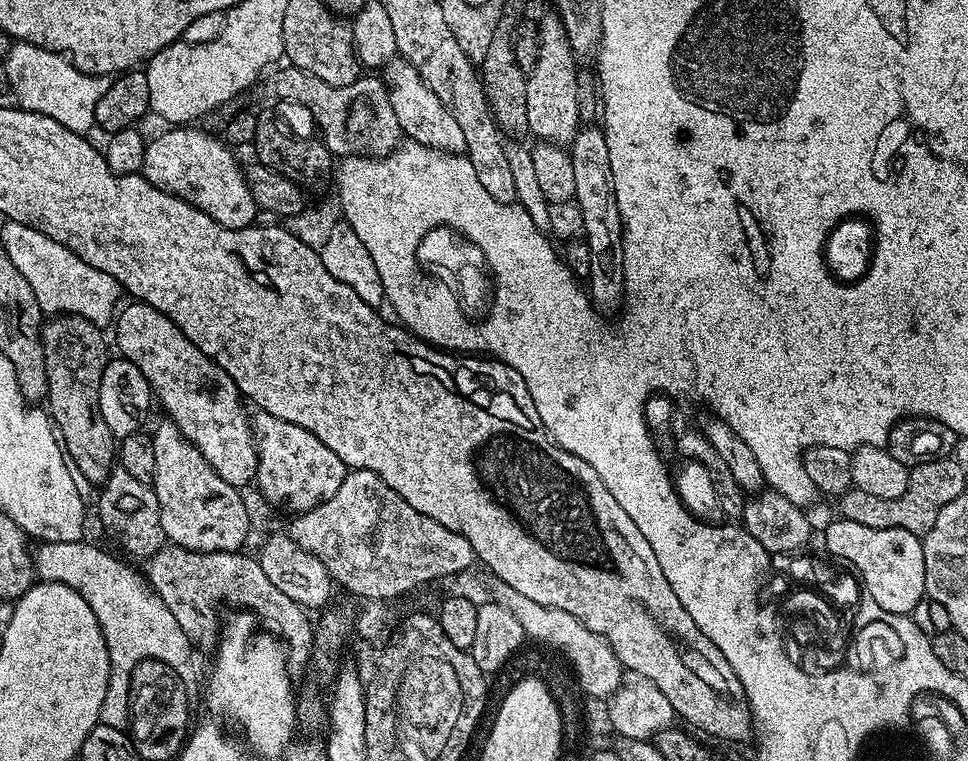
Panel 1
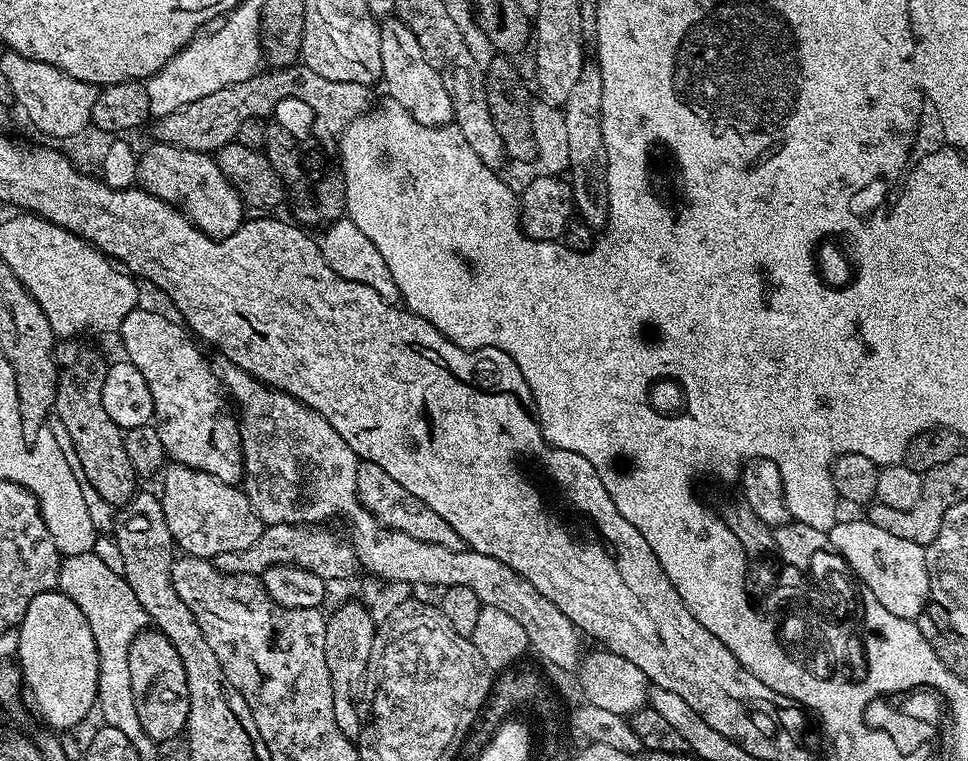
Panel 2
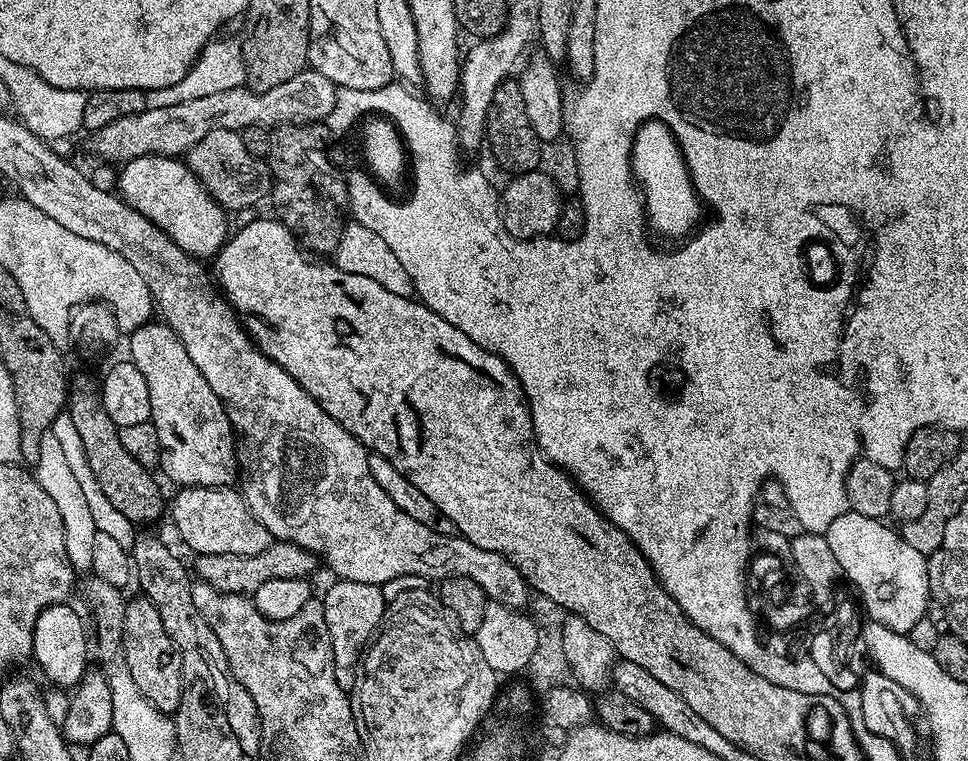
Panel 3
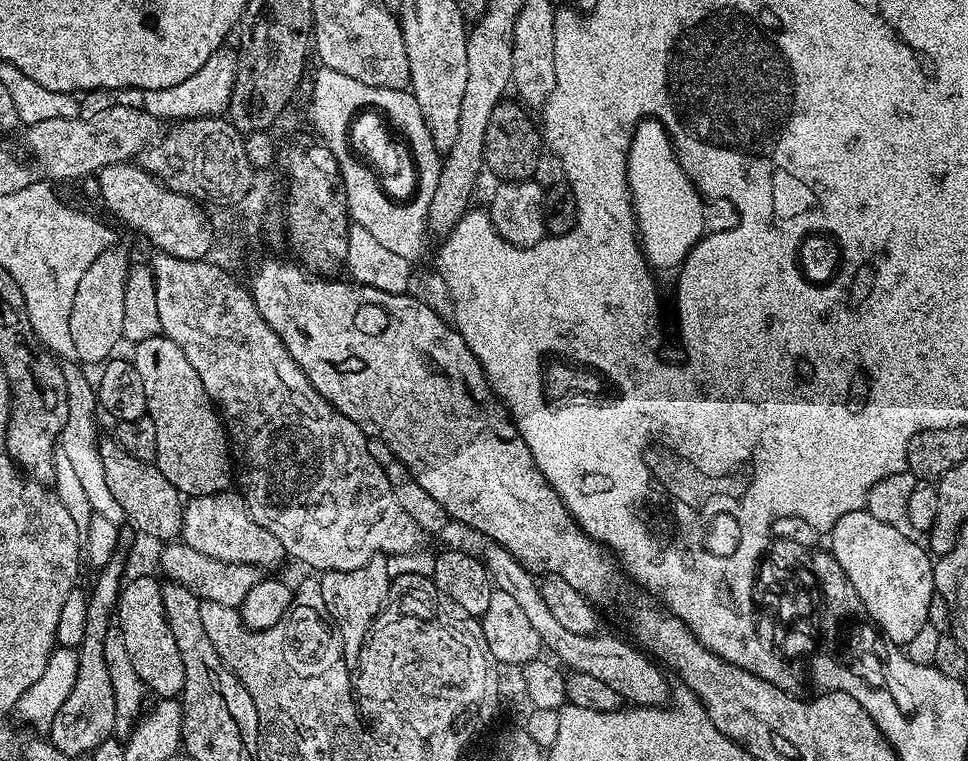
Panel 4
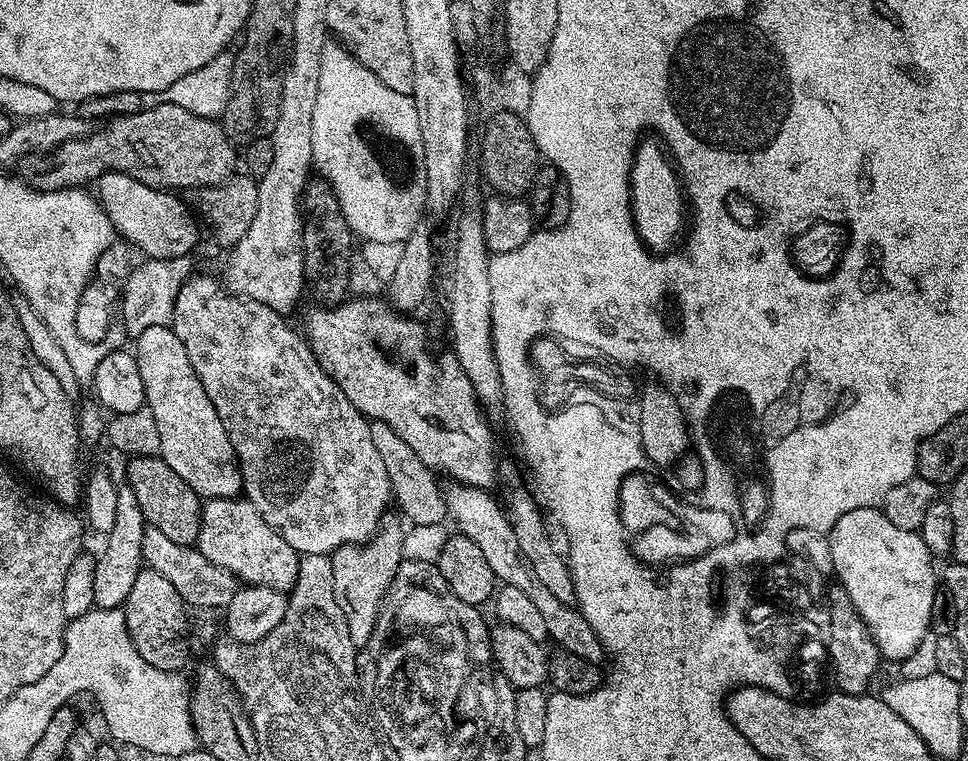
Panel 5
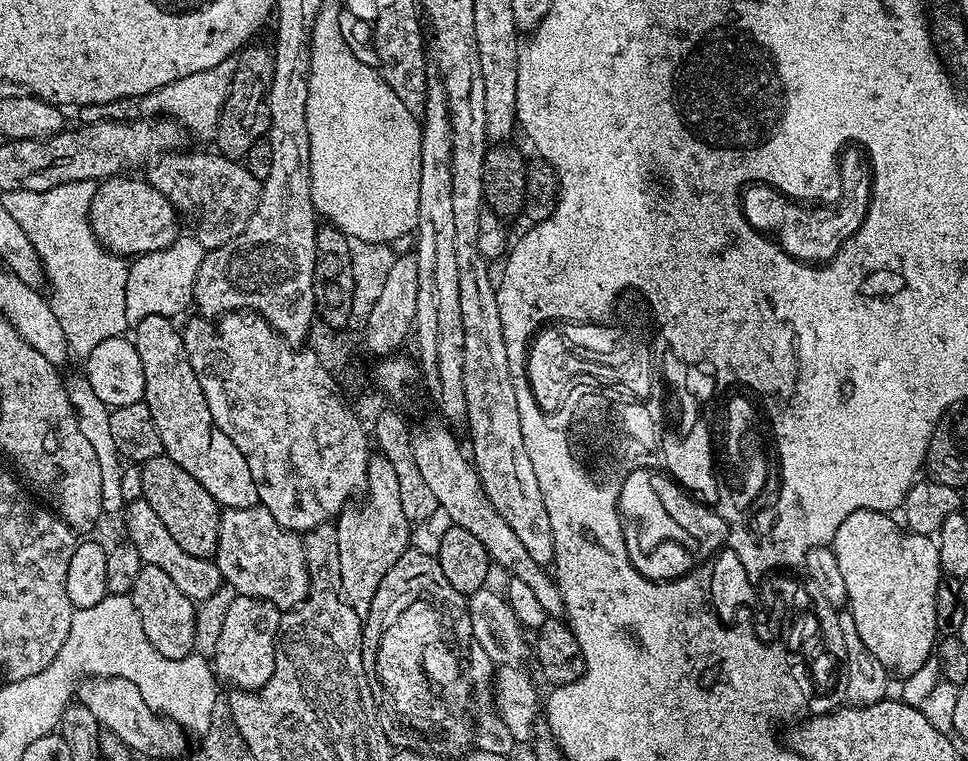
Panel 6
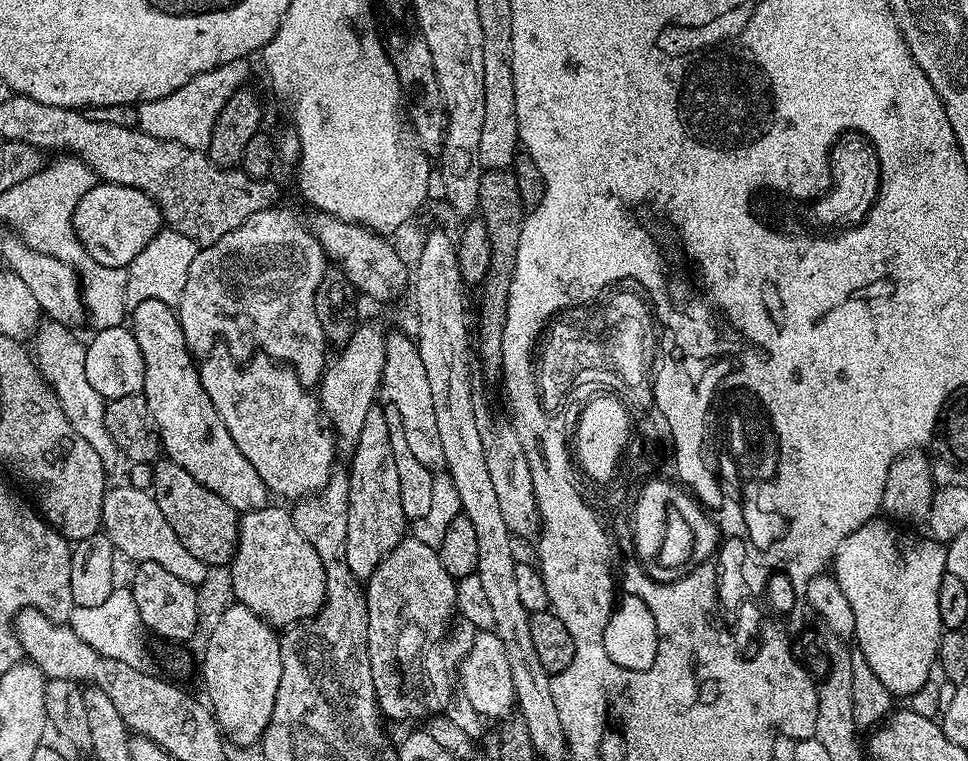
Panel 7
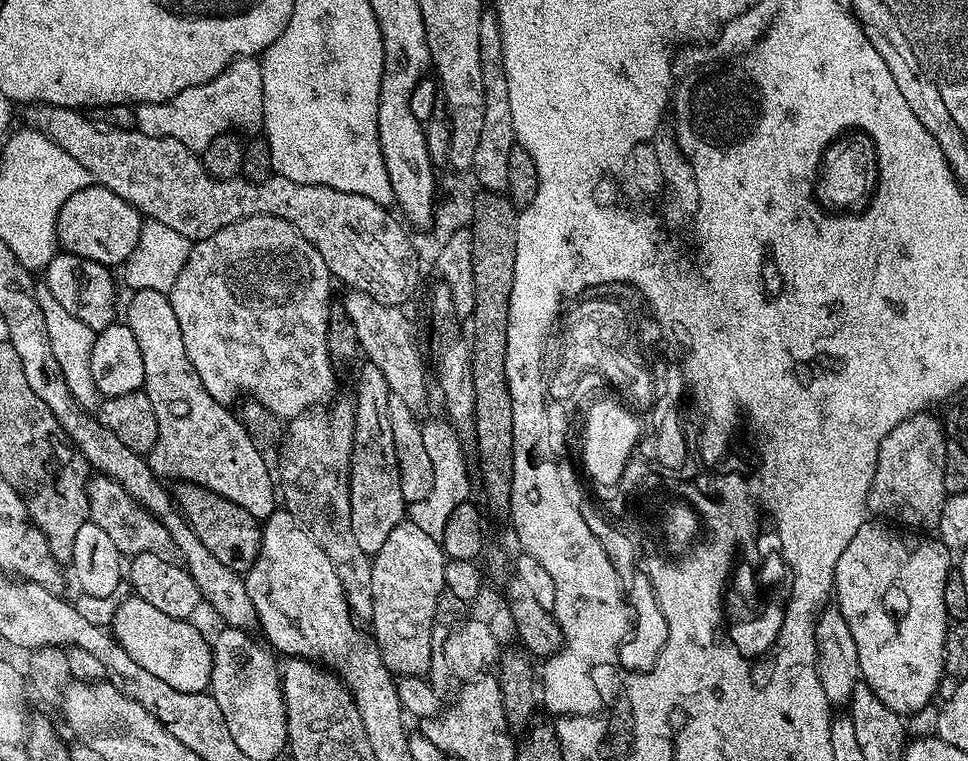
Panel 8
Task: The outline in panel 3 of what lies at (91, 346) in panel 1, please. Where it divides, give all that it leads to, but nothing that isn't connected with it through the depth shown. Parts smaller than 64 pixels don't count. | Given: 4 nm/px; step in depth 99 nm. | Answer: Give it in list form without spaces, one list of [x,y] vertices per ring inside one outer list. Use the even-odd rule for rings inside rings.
[[[73,375],[68,385],[66,413],[74,420],[90,468],[111,505],[136,526],[152,524],[163,512],[165,515],[166,496],[164,500],[155,478],[152,477],[155,475],[138,462],[134,462],[134,458],[130,458],[129,452],[122,447],[120,430],[104,409],[100,385],[101,381],[97,377],[95,380],[92,376]]]

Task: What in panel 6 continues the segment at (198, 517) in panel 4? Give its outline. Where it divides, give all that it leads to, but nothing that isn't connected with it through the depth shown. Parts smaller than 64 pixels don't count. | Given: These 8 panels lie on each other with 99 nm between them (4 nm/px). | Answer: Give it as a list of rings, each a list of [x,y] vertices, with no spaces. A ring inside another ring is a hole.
[[[259,506],[223,509],[214,559],[221,581],[227,587],[229,584],[235,595],[269,600],[282,610],[294,609],[308,597],[310,578],[304,541],[297,533],[278,526],[270,510]]]

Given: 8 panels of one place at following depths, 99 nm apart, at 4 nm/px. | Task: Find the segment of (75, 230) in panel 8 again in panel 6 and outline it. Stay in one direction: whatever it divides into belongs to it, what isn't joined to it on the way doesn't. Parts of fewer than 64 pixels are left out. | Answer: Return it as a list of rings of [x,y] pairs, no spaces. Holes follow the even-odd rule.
[[[121,174],[99,181],[96,184],[94,198],[90,202],[90,214],[88,215],[90,226],[104,251],[114,252],[125,258],[135,258],[154,250],[162,250],[166,246],[170,246],[178,235],[178,229],[176,229],[178,217],[171,202],[162,194],[158,194],[158,190],[154,190],[154,186],[150,186],[147,179],[131,180],[130,177],[131,175]]]

